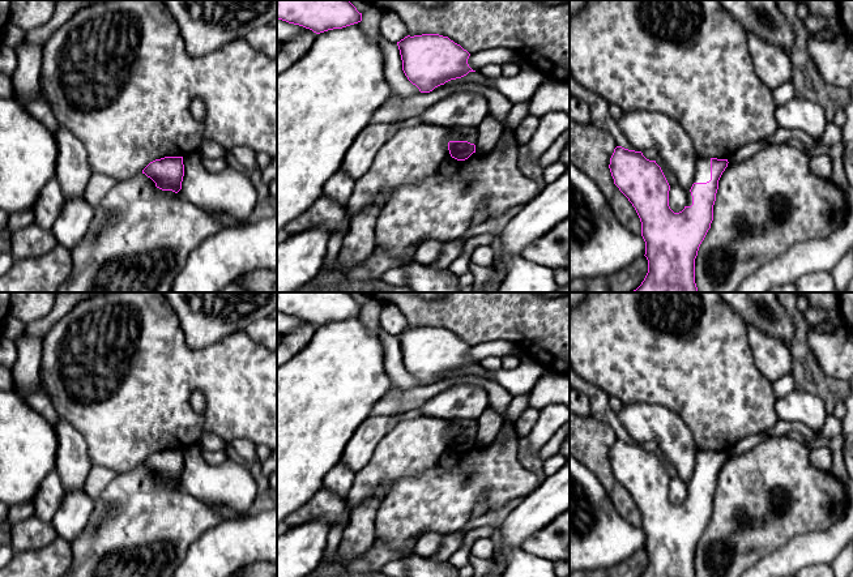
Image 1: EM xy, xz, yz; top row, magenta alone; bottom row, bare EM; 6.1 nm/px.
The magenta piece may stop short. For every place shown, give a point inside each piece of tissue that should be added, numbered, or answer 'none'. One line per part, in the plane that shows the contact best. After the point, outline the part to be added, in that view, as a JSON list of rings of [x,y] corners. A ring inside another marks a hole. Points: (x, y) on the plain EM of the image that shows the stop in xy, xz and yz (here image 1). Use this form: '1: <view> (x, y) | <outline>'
1: yz (703, 457) | [[[698,450],[695,458],[694,475],[707,475],[711,473],[711,450]]]

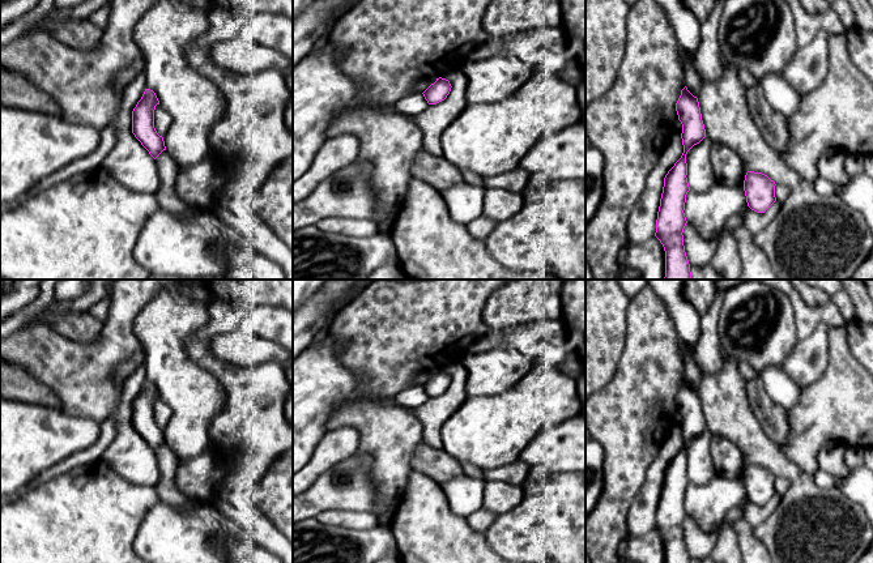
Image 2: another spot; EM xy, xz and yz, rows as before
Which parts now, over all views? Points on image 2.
none

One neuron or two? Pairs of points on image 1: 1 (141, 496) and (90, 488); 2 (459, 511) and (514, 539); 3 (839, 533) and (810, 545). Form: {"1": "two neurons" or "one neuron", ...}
{"1": "two neurons", "2": "two neurons", "3": "one neuron"}

